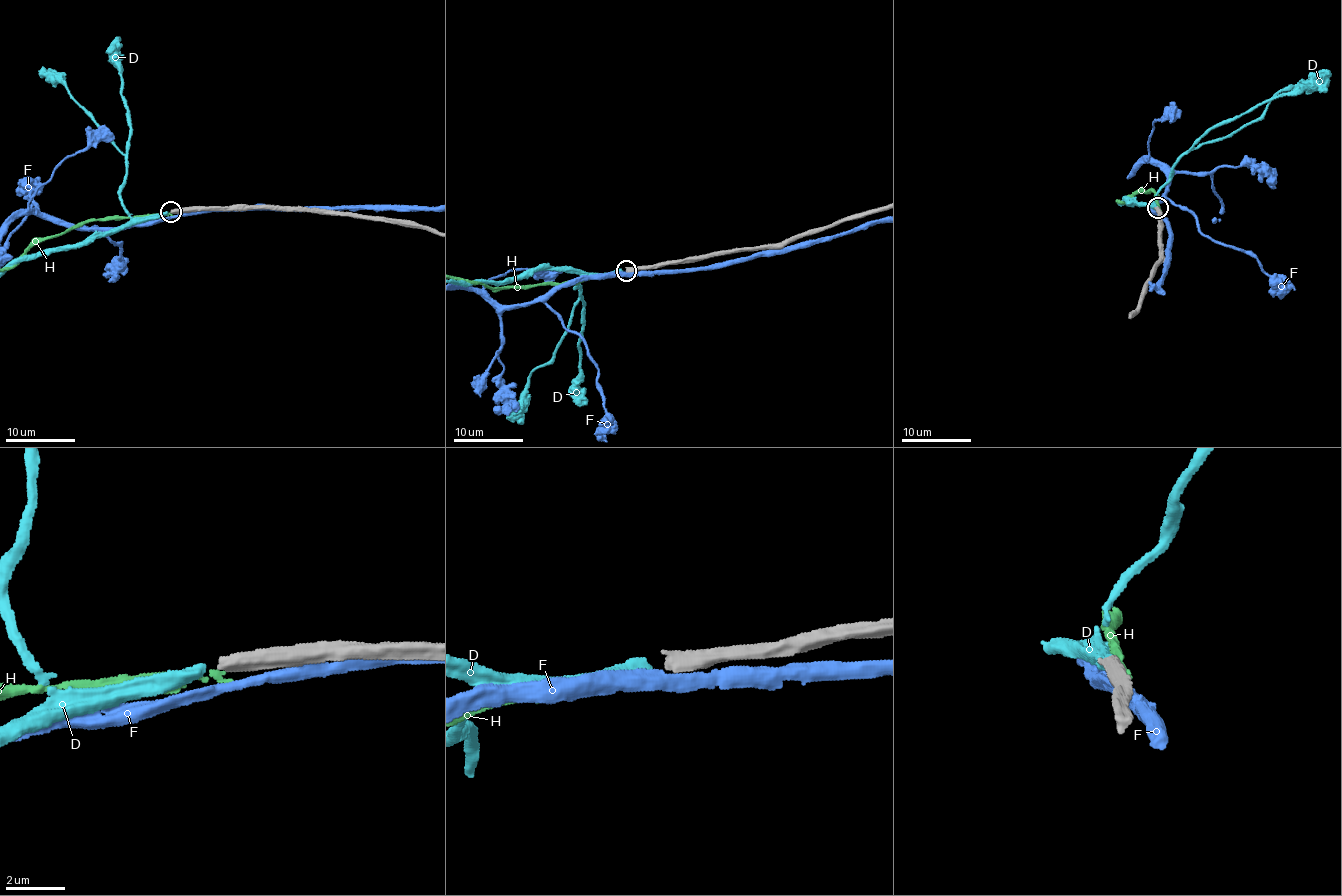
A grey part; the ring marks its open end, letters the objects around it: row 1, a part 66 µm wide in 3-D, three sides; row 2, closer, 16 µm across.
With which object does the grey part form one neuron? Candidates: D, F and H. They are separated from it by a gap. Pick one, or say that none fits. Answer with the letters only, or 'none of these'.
D

